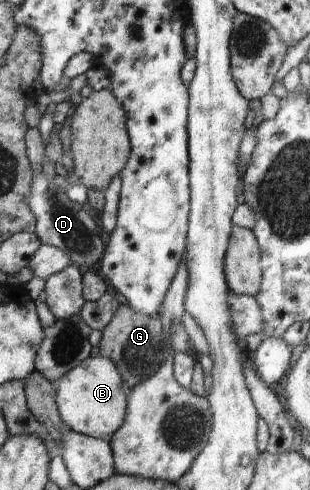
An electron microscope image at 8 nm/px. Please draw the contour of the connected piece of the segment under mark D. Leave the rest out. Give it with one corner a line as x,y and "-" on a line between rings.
42,172
34,173
28,204
36,217
36,237
39,237
41,244
49,244
64,250
71,264
87,270
102,258
105,247
101,245
103,241
93,227
93,217
89,213
82,212
80,205
73,204
69,200
62,188
63,185
64,183
57,177
45,179

